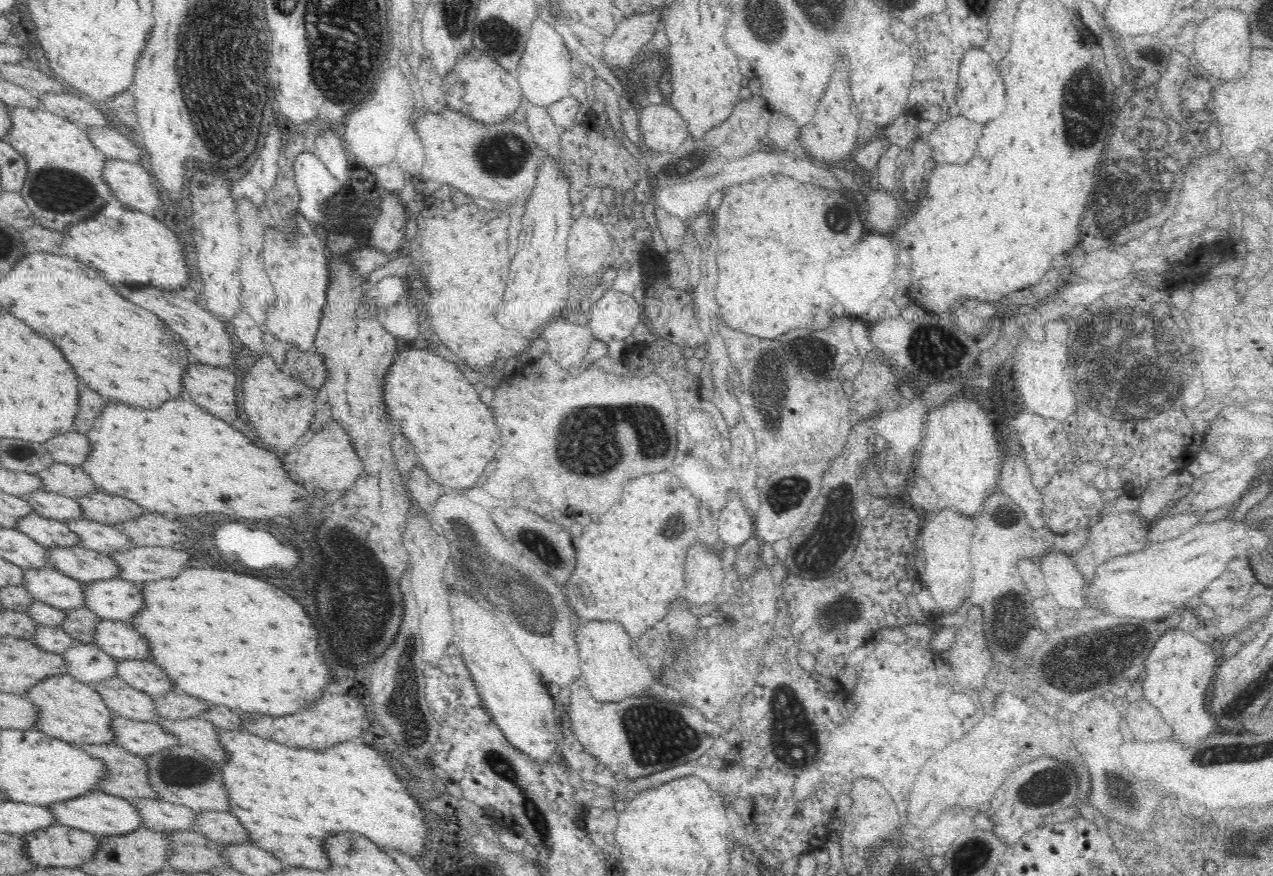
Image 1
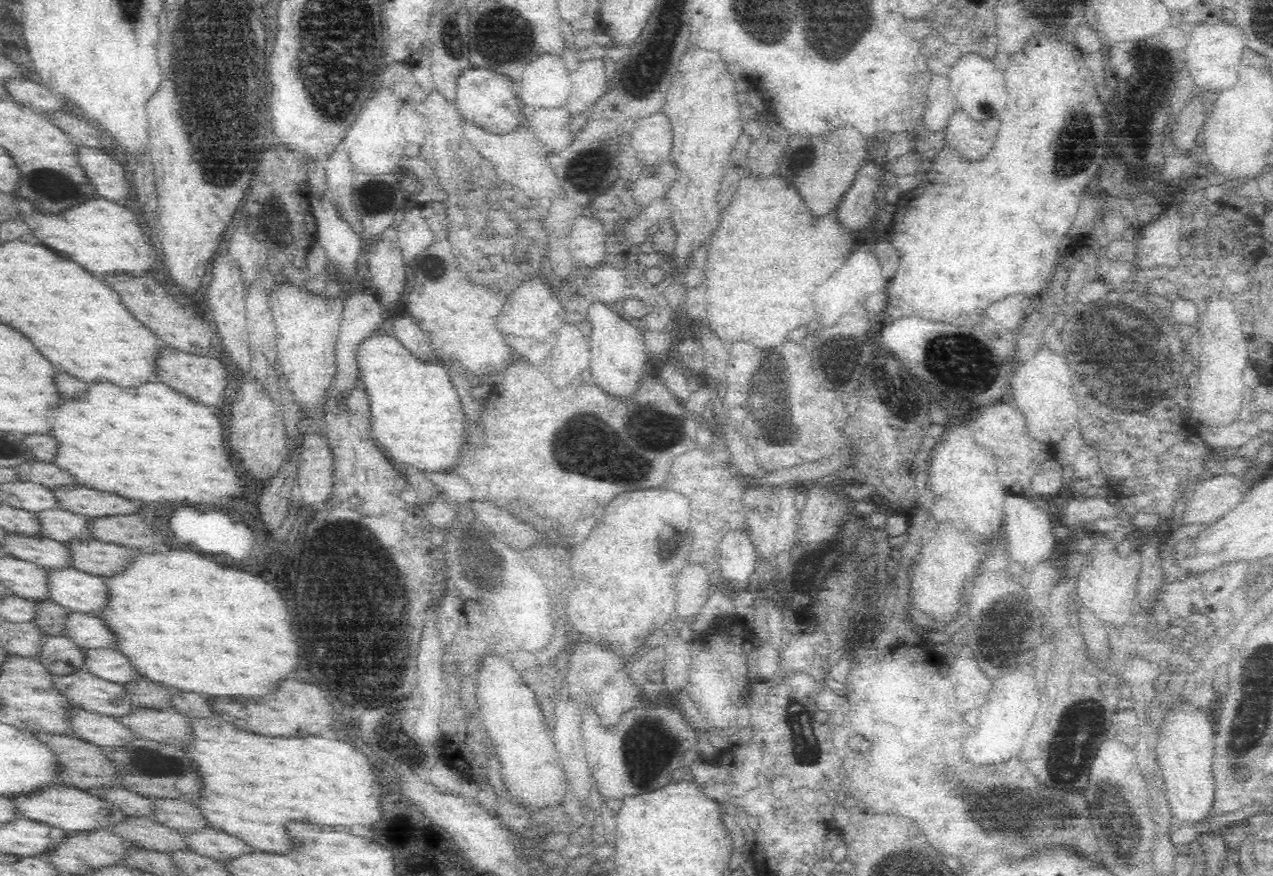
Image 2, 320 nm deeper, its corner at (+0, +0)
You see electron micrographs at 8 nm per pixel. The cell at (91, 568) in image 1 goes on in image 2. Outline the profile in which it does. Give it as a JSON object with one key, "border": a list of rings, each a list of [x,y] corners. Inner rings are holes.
{"border":[[[11,532],[4,542],[4,549],[8,549],[11,556],[49,569],[74,567],[74,553],[68,543],[50,536],[24,536]]]}

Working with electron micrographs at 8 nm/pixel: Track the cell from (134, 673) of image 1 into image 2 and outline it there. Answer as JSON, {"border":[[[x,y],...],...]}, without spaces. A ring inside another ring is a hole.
{"border":[[[118,648],[87,649],[86,667],[97,676],[119,683],[120,687],[124,684],[140,682],[145,678],[136,667],[136,663]]]}

